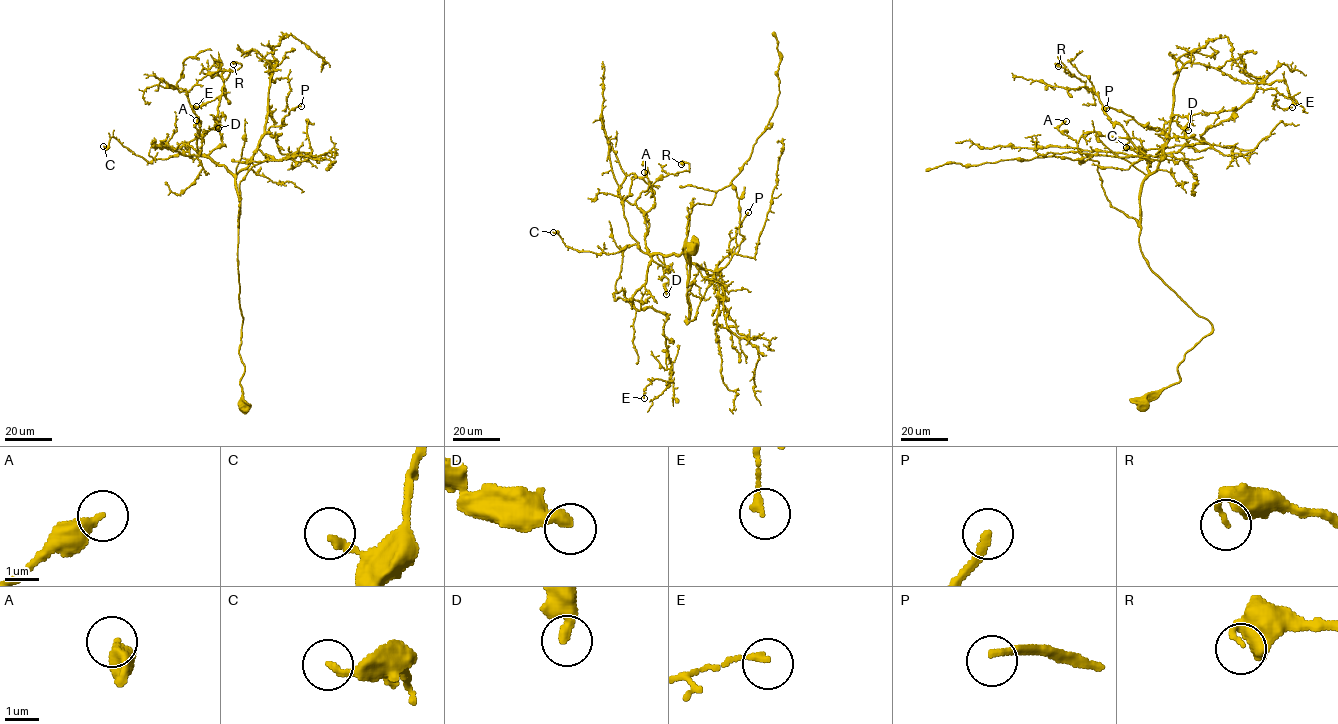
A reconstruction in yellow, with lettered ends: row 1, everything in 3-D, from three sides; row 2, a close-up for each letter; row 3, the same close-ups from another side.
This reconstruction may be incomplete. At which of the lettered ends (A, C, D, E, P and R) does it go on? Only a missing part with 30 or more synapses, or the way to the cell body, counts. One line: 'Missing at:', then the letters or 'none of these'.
Missing at: P

